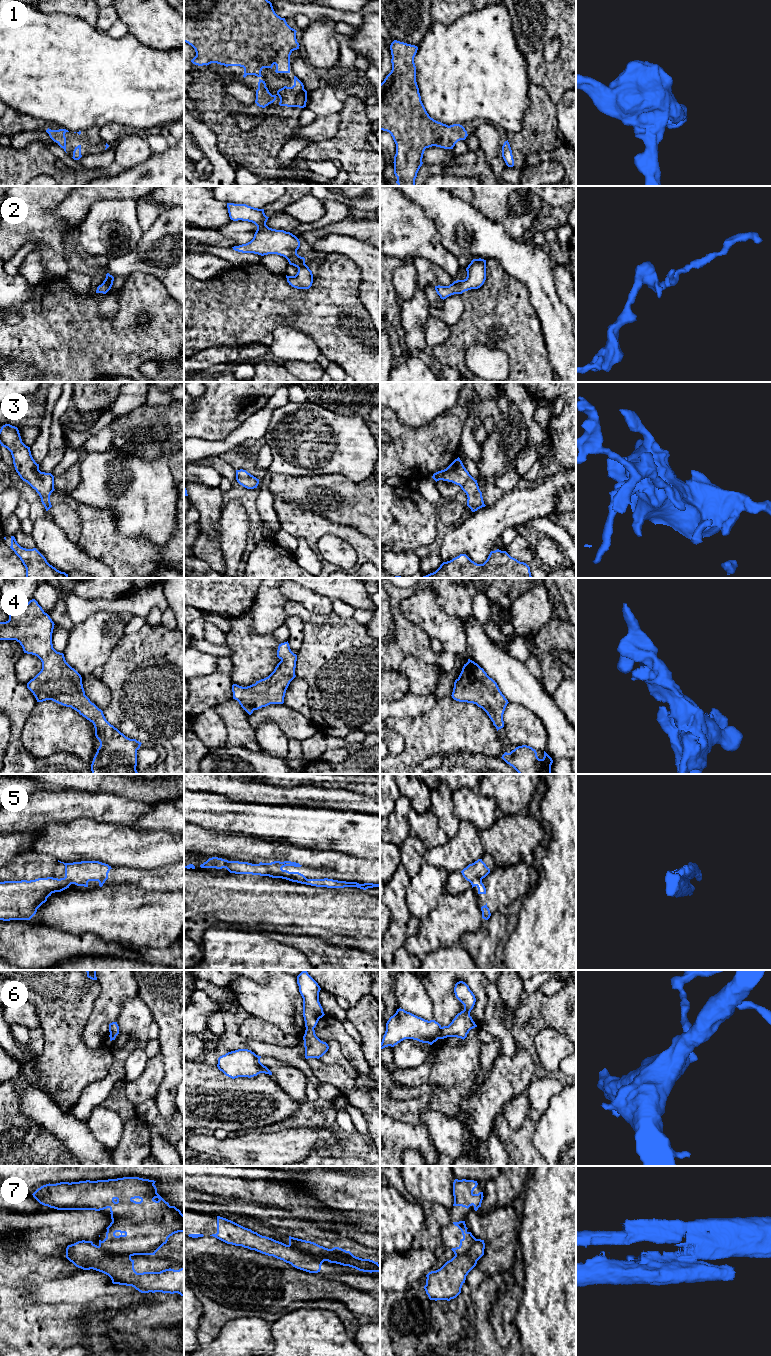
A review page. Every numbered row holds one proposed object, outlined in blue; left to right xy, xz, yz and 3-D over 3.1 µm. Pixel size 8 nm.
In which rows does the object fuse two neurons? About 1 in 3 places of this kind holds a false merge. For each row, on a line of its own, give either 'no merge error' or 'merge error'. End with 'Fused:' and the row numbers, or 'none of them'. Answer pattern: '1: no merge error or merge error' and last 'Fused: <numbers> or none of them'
1: no merge error
2: no merge error
3: no merge error
4: no merge error
5: merge error
6: no merge error
7: merge error
Fused: 5, 7

